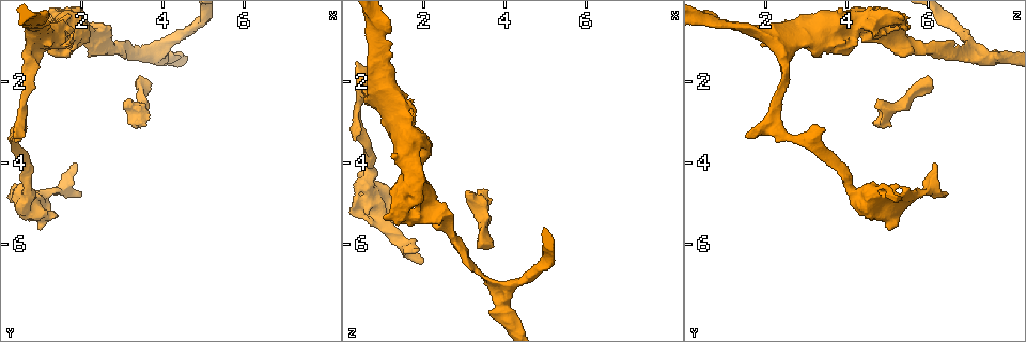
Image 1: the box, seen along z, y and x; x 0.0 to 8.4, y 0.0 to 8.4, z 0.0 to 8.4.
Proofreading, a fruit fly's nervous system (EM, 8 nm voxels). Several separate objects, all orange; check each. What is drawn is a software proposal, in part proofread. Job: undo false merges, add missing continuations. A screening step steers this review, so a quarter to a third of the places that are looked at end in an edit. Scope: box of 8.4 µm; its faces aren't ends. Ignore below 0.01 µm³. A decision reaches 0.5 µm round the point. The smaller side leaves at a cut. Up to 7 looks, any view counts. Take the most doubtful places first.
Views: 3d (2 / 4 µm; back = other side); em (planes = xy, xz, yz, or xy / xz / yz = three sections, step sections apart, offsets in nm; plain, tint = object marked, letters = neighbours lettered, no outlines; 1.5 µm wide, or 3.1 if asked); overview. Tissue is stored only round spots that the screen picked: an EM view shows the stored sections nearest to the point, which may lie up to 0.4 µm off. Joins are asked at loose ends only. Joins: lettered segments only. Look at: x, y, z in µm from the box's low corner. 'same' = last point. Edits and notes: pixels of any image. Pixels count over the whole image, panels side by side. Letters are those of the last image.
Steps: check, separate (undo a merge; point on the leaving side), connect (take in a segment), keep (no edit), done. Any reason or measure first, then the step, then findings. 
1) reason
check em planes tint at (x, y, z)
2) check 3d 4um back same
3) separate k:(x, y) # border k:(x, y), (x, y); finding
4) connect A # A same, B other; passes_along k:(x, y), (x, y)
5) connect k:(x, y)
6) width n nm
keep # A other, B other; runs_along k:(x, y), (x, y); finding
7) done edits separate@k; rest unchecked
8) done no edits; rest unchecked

branch stops here
check em planes letters at (2.15, 0.85, 3.85)

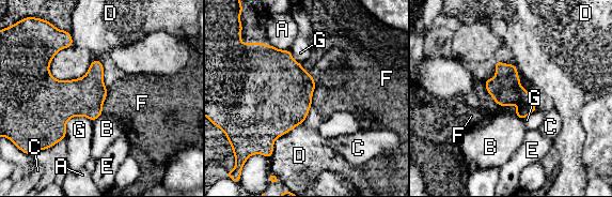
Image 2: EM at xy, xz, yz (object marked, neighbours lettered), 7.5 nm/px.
keep # A other, B other, C other, D other, E other, F other, G other; border 2:(71, 32), (58, 80); no lettered segment goes on from it

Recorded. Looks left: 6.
tapers out
check 3d 4um at (1.85, 4.00, 6.05)

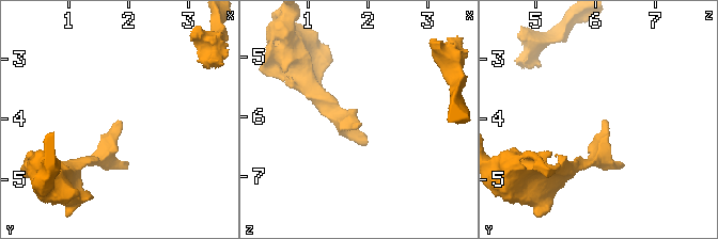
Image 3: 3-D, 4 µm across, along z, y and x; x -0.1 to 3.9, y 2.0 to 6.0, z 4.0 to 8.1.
check em planes tint at (1.80, 4.00, 6.15)

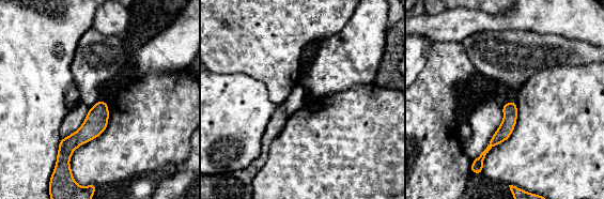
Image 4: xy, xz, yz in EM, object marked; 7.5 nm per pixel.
check em planes letters same

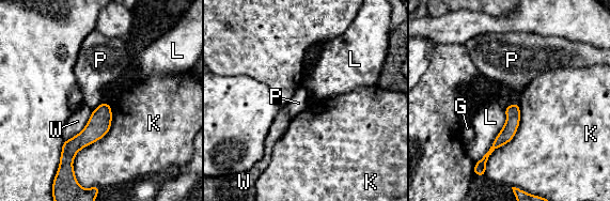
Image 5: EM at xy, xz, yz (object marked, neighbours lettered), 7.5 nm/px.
keep # G other, K other, L other, P other, W other; runs_along 5:(106, 105), (100, 121), (67, 156); no lettered segment goes on from it

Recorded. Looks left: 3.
check 3d 2um at (0.50, 2.95, 2.25)

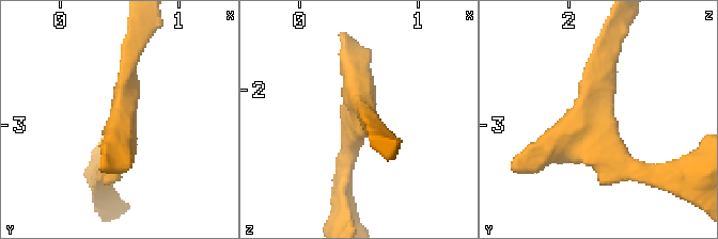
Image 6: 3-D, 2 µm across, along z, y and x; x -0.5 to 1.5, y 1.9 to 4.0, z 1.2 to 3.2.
shape alone is not enough
check em planes letters at (0.56, 2.88, 2.22)

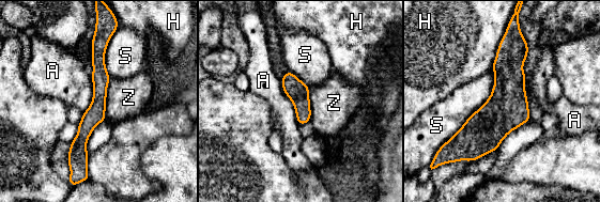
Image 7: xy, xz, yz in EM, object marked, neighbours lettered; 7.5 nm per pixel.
width 150 nm
keep # A other, H other, S other, Z other; runs_along 7:(100, 40), (85, 165); continuous, no second neuron

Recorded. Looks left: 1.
done no edits; rest unchecked

